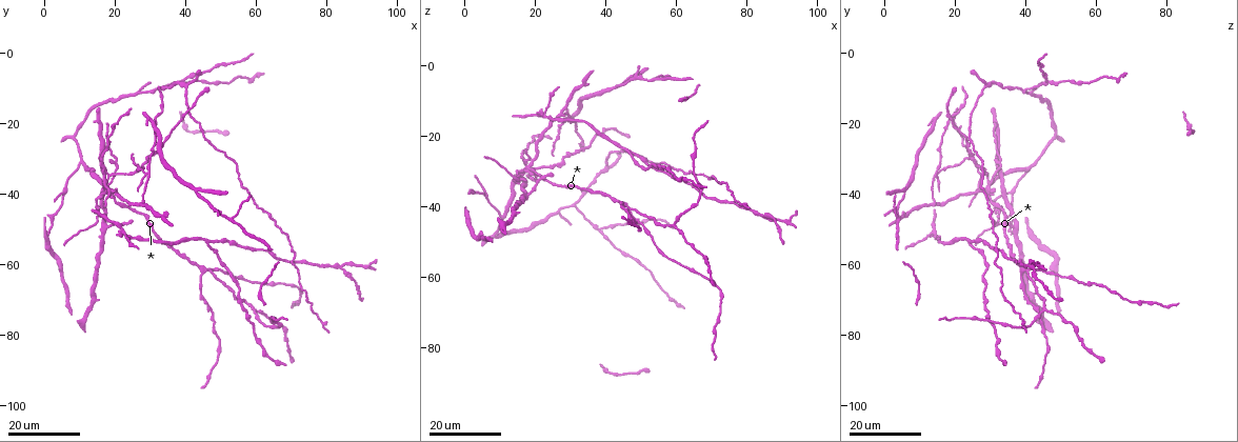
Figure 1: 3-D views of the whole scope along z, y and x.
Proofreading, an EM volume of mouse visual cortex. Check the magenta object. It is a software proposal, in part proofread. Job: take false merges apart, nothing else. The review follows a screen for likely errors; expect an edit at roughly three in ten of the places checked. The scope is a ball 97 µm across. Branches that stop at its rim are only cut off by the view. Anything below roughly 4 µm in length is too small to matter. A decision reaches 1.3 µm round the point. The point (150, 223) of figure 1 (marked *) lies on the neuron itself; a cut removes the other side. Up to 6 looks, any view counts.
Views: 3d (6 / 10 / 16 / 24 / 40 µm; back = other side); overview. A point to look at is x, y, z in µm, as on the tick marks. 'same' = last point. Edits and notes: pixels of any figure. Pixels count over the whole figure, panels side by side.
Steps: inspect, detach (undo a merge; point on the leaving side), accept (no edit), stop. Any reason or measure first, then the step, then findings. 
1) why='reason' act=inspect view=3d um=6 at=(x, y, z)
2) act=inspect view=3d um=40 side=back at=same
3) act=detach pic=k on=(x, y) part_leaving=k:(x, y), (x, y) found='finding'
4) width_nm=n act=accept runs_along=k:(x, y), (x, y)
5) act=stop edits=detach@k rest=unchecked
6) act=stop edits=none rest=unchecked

why='two arms in line, one across' act=inspect view=3d um=24 at=(27.0, 43.0, 13.5)

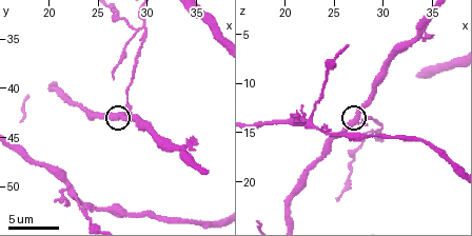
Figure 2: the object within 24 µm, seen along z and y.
act=inspect view=3d um=10 at=same

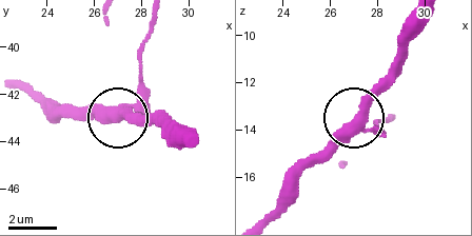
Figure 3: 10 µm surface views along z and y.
act=detach pic=3 on=(140, 74) found='two neurons meet here'

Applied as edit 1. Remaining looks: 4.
act=inspect view=3d um=24 at=(18.5, 49.5, 37.0)

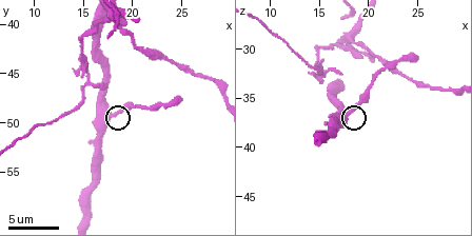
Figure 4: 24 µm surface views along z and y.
why='closer look' act=inspect view=3d um=6 at=(18.0, 49.0, 36.4)

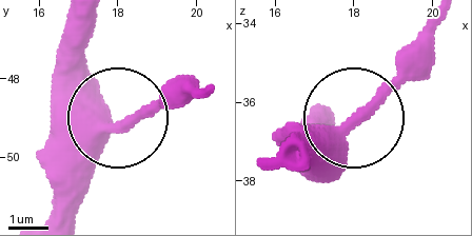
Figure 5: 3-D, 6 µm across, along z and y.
act=accept found='all the same neuron'

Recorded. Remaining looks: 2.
why='small branch off a trunk' act=inspect view=3d um=10 at=(22.6, 50.8, 13.8)

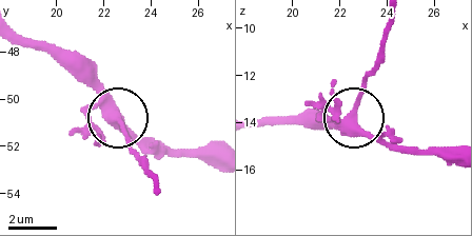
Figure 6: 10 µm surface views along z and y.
arms=4 act=accept runs_along=6:(454, 154), (400, 149), (358, 124), (356, 100), (380, 60) found='continuous, no second neuron'

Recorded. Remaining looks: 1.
act=stop edits=detach@3 rest=unchecked

